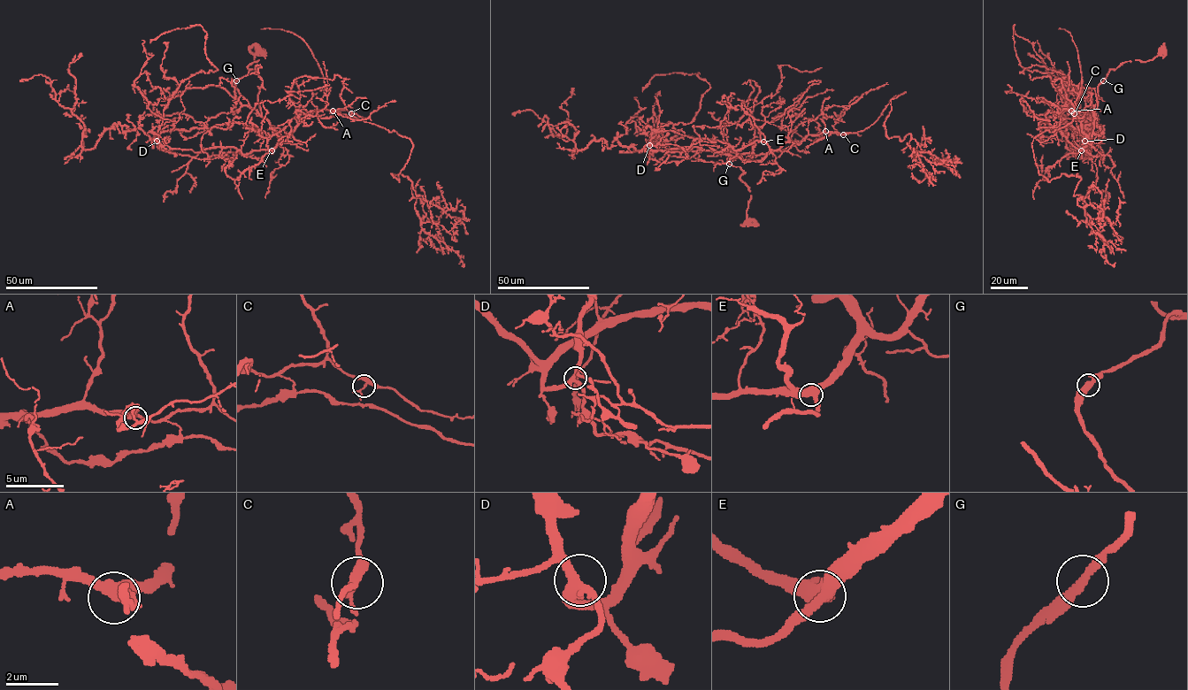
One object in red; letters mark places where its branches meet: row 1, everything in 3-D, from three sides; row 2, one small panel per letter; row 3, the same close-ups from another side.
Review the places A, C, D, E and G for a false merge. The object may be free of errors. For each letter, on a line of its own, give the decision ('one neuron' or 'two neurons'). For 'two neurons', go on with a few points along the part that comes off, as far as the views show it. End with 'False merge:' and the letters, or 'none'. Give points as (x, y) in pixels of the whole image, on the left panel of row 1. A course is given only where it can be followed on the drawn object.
A: one neuron
C: two neurons; course (351, 113), (409, 138), (399, 182), (392, 174), (409, 179), (421, 227), (463, 263)
D: one neuron
E: one neuron
G: one neuron
False merge: C

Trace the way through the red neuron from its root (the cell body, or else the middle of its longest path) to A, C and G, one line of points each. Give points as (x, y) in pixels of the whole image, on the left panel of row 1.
A: (260, 52), (235, 88), (282, 141), (308, 112), (333, 111)
C: (260, 52), (235, 88), (282, 141), (308, 112), (346, 109), (351, 113)
G: (260, 52), (254, 58), (256, 61), (259, 60), (248, 66), (251, 69), (249, 72), (236, 80)

